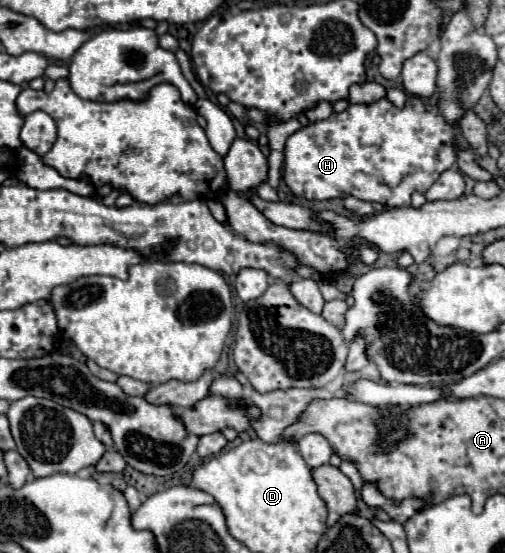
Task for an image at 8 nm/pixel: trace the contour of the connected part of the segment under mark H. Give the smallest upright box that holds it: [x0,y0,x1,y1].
[284,97,456,207]

